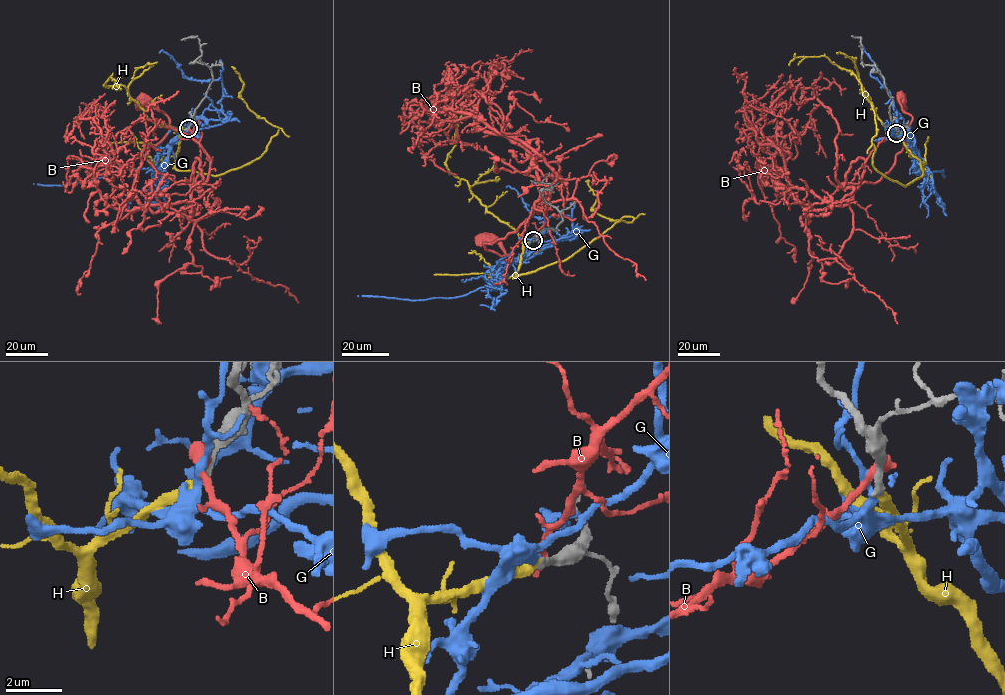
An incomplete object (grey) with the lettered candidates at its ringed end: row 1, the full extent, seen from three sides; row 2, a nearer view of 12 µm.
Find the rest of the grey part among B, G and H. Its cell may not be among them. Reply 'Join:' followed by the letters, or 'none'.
Join: H

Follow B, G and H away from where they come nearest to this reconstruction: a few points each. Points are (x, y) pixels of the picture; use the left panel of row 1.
B: (189, 126), (199, 141), (201, 170), (191, 189), (160, 174), (145, 157), (169, 131), (169, 120), (144, 102)
G: (188, 127), (183, 129), (195, 120), (210, 126), (225, 117), (221, 78), (189, 79), (166, 52), (159, 52)
H: (189, 127), (180, 133), (176, 169), (219, 175), (249, 163), (266, 150), (279, 128), (248, 109), (235, 69)

